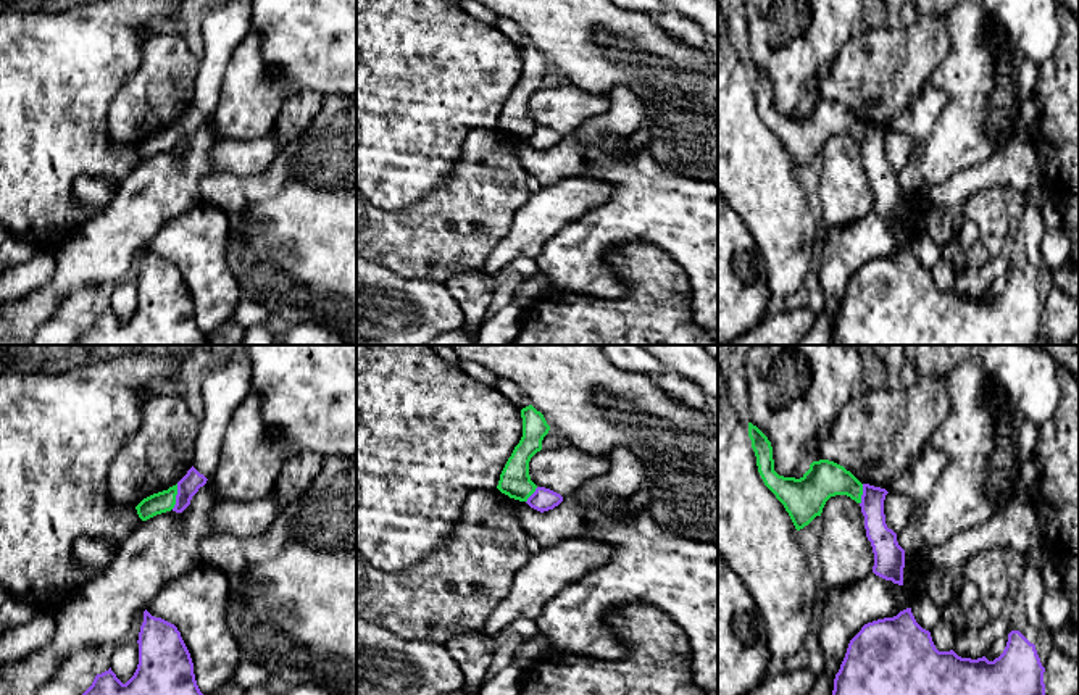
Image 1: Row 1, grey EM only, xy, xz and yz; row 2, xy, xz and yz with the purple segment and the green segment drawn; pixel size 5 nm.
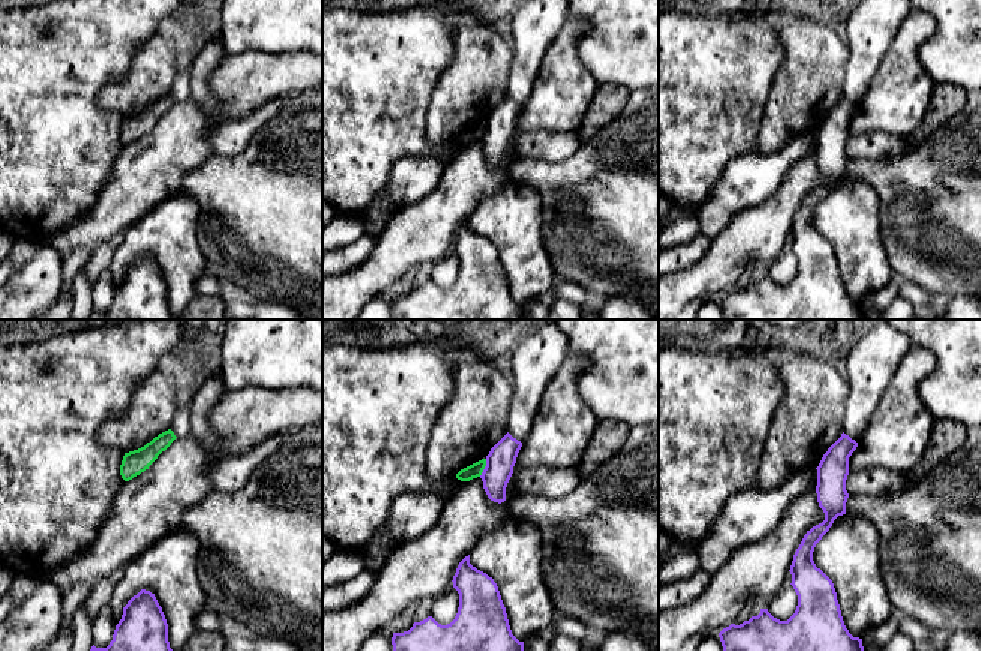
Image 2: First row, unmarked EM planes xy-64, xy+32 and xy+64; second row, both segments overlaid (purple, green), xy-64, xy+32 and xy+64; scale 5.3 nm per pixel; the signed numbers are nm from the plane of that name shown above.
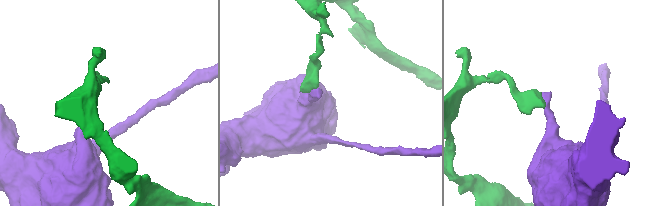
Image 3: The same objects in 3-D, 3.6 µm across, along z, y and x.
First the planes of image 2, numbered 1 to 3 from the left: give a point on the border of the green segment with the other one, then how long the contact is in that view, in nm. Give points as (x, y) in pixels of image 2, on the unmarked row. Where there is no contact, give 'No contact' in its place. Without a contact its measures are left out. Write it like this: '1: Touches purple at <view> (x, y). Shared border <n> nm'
1: No contact
2: Touches purple at xy+32 (485, 132). Shared border 100 nm
3: No contact

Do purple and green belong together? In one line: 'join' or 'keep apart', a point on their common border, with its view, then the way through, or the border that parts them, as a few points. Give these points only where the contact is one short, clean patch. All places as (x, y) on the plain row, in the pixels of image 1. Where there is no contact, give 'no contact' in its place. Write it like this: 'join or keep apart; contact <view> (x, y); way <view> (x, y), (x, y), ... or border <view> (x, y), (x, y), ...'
keep apart; contact xy (176, 136); border xy (178, 123), (178, 133), (171, 147)

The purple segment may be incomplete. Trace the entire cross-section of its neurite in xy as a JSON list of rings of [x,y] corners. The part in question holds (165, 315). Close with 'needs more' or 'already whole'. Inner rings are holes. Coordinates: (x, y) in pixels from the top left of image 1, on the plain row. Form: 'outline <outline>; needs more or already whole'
outline [[[144,250],[139,303],[123,323],[111,306],[97,313],[77,345],[208,345],[177,266]]]; already whole

